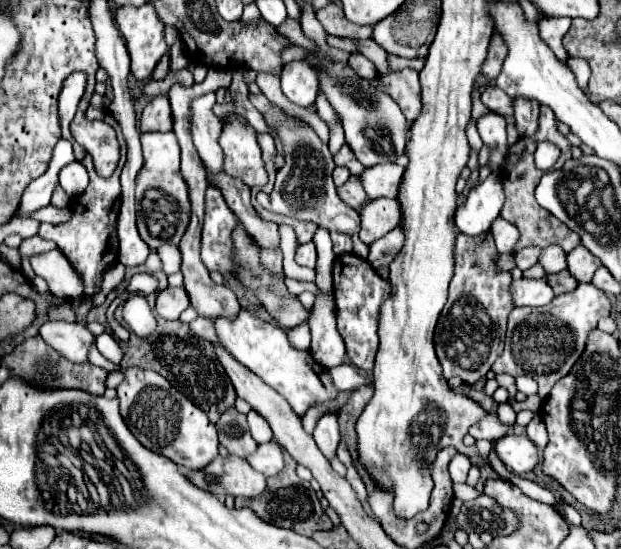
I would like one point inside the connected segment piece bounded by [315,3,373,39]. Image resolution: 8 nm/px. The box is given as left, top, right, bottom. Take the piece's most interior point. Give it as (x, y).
(331, 18)

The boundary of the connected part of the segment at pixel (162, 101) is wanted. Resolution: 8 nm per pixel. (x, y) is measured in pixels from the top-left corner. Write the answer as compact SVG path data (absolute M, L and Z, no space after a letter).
M165 95L155 97L141 115L141 131L171 131L173 129L173 117L171 117L171 105Z

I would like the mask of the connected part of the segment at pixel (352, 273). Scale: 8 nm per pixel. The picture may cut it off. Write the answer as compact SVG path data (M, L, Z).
M341 255L333 267L333 289L337 303L337 329L345 341L347 357L357 369L371 371L377 353L379 305L389 293L389 281L381 279L377 271L357 255Z

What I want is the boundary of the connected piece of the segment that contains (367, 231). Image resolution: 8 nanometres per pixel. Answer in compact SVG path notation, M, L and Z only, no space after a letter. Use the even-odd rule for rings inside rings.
M375 199L375 201L369 201L367 205L363 205L359 215L361 215L359 237L367 245L371 245L379 237L383 237L391 229L395 229L397 223L401 221L399 205L397 205L395 199Z

